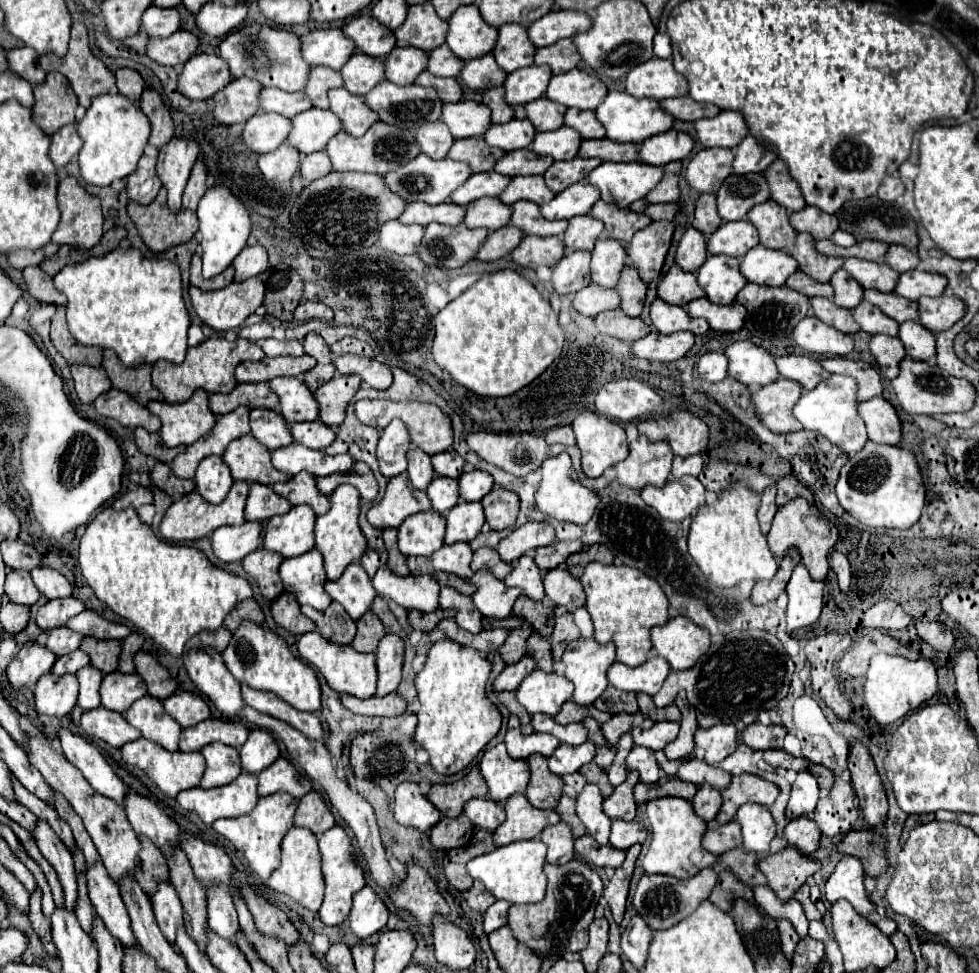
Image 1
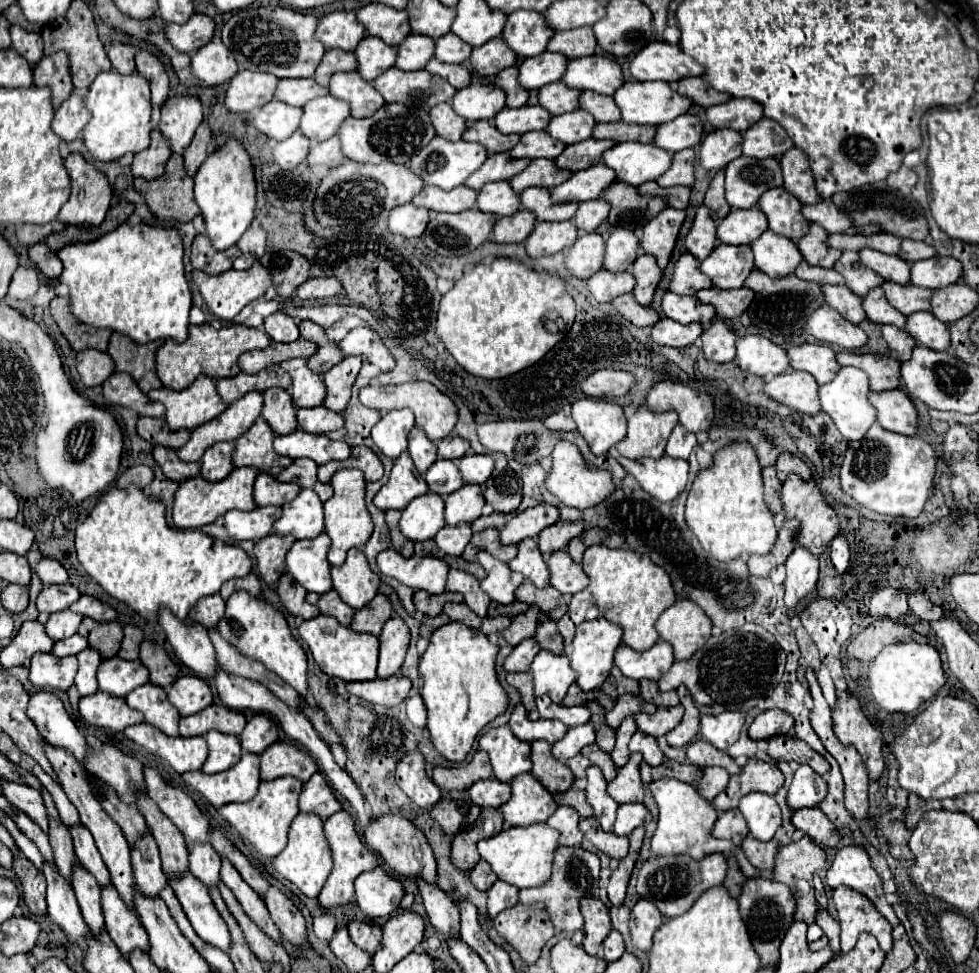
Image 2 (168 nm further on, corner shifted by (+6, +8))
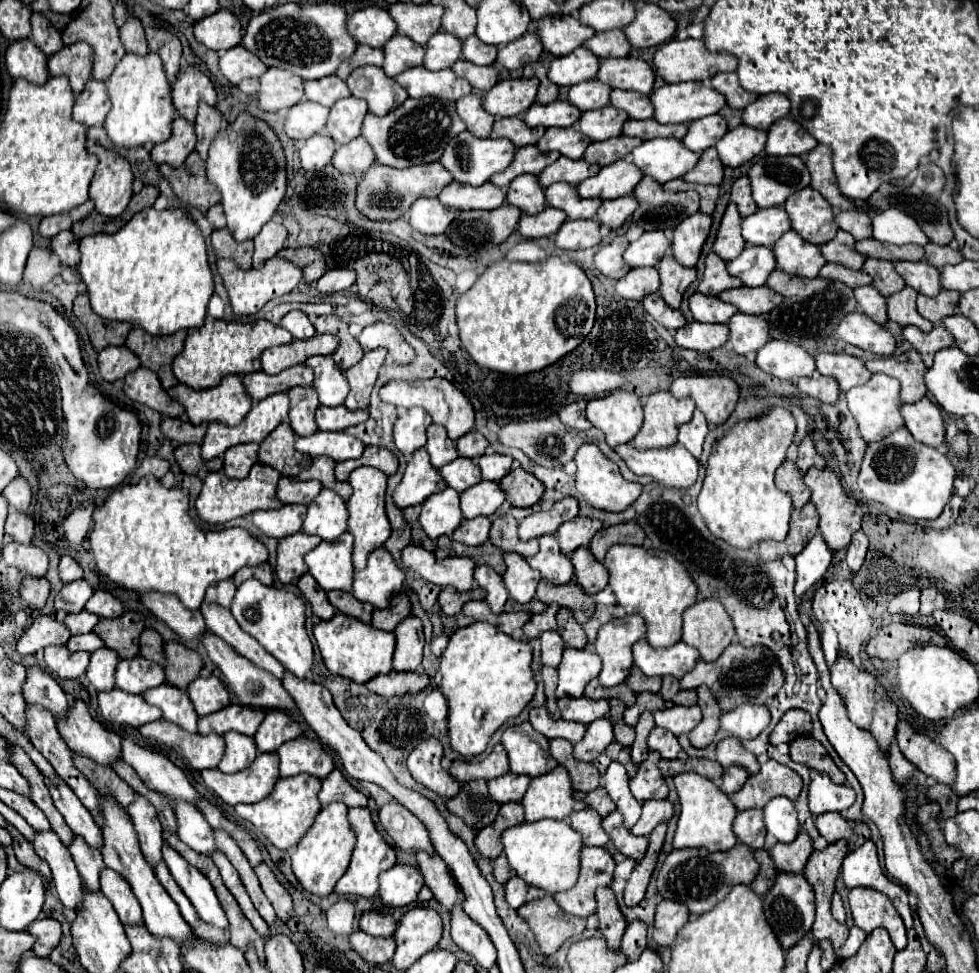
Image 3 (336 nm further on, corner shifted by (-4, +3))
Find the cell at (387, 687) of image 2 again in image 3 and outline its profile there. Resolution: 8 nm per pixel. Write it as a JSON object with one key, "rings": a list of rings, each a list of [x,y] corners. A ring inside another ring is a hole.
{"rings":[[[390,672],[386,676],[376,676],[372,678],[366,688],[374,694],[380,694],[382,698],[394,698],[394,696],[404,696],[404,694],[414,694],[420,692],[428,686],[428,676],[414,674],[414,672],[404,672],[396,674]]]}

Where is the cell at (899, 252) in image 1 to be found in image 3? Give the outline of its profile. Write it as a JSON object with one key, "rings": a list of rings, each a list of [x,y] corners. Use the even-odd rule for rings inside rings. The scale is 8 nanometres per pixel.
{"rings":[[[928,242],[924,246],[924,260],[934,268],[942,268],[946,264],[958,264],[962,260],[962,254],[950,246],[940,246],[940,244]]]}

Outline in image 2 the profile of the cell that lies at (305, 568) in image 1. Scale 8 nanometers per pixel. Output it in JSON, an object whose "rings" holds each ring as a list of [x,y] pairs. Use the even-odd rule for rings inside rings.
{"rings":[[[326,533],[314,539],[296,541],[286,555],[288,573],[308,591],[314,591],[314,593],[330,591],[332,567],[326,561],[328,549],[330,549],[330,537],[326,537]]]}

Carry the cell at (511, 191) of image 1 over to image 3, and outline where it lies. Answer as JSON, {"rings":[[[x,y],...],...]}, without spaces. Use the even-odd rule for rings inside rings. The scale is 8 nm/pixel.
{"rings":[[[558,158],[554,164],[550,164],[540,176],[538,182],[542,188],[548,188],[556,182],[568,182],[572,186],[580,184],[582,180],[594,176],[600,170],[600,166],[592,166],[584,160],[570,160],[570,158]]]}

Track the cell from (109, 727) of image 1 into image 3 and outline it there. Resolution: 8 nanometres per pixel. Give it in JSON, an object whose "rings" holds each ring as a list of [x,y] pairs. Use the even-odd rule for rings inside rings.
{"rings":[[[110,690],[98,694],[98,708],[104,720],[114,724],[126,724],[126,726],[142,726],[154,720],[160,720],[160,708],[148,706],[142,696],[124,694],[122,690]]]}

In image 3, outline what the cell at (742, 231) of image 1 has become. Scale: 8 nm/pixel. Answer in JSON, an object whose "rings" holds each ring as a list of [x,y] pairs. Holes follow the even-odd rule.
{"rings":[[[782,206],[756,210],[754,214],[742,220],[742,238],[746,240],[746,244],[760,244],[770,248],[788,230],[790,222]]]}

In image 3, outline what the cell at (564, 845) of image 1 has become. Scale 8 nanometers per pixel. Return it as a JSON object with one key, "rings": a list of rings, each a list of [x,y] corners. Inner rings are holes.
{"rings":[[[584,808],[580,812],[570,814],[570,826],[582,834],[584,846],[606,846],[608,844],[610,838],[604,834],[600,822],[602,818],[592,808]]]}

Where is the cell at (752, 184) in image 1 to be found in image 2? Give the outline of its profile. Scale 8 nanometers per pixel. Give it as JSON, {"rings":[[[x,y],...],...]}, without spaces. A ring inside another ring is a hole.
{"rings":[[[738,157],[726,167],[726,199],[730,207],[750,209],[760,195],[772,187],[782,187],[782,167],[776,157]]]}

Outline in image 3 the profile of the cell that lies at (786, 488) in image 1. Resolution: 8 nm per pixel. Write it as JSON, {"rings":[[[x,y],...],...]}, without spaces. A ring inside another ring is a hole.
{"rings":[[[806,436],[806,438],[800,442],[800,446],[798,446],[796,468],[798,468],[800,474],[806,474],[808,468],[812,468],[812,466],[814,466],[814,468],[824,468],[826,462],[824,462],[824,458],[814,450],[812,440]]]}

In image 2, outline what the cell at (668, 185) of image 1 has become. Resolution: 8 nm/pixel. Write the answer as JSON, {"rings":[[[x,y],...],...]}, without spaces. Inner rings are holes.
{"rings":[[[684,149],[674,153],[672,167],[662,177],[658,177],[658,185],[660,187],[694,185],[694,159],[696,159],[694,149]]]}

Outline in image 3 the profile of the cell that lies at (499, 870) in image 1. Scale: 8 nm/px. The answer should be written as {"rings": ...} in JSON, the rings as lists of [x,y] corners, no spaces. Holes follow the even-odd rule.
{"rings":[[[538,820],[532,824],[524,822],[508,828],[500,836],[500,842],[510,868],[516,870],[516,876],[520,876],[528,886],[542,888],[548,894],[556,894],[574,886],[580,870],[582,838],[568,826],[566,820]]]}

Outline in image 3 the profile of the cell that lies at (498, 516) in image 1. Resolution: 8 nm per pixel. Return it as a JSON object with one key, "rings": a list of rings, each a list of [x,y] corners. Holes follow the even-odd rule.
{"rings":[[[516,468],[510,470],[502,480],[500,480],[500,488],[506,494],[506,500],[516,506],[516,508],[530,508],[534,506],[542,492],[544,492],[544,484],[540,480],[536,480],[530,472]]]}

